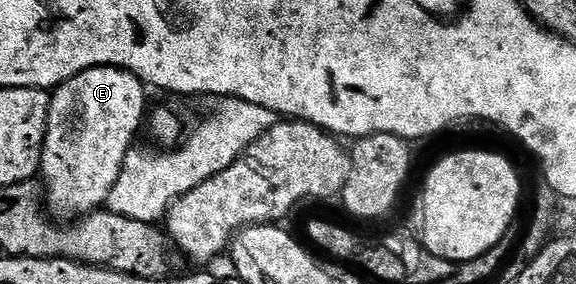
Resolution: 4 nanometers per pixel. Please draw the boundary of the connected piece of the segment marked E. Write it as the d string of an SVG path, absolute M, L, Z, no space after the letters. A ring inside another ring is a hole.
M89 68L53 89L40 163L44 204L51 217L69 222L99 211L105 205L108 194L112 194L112 186L116 186L120 178L126 156L132 150L133 144L130 143L133 142L138 127L141 124L143 127L147 115L146 92L148 93L147 85L122 68Z

